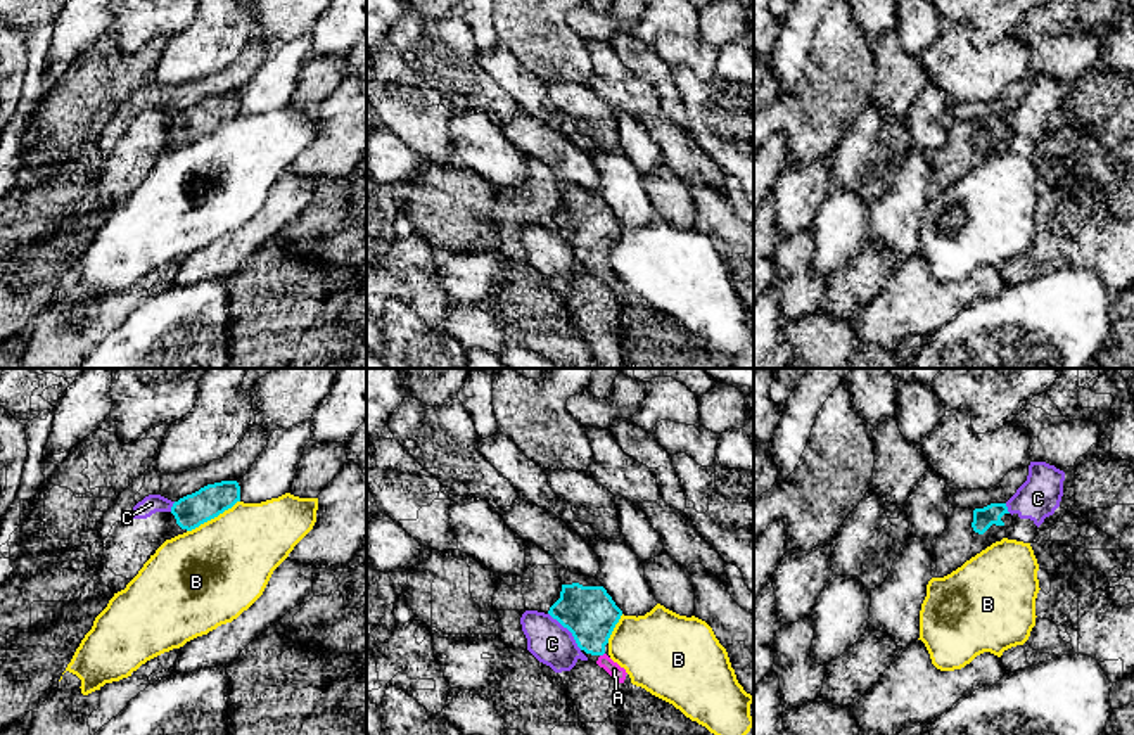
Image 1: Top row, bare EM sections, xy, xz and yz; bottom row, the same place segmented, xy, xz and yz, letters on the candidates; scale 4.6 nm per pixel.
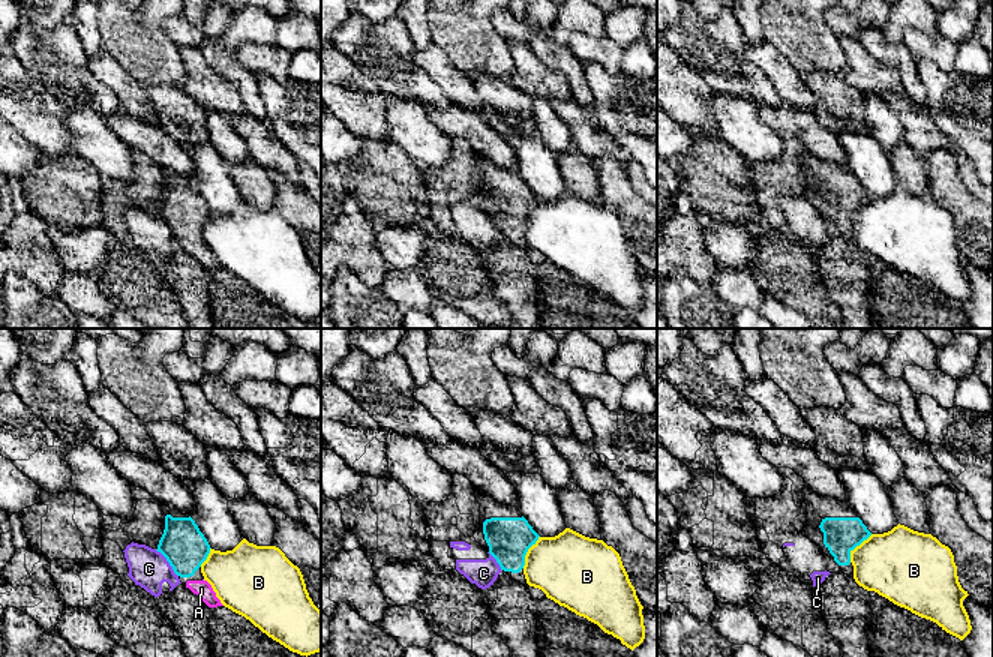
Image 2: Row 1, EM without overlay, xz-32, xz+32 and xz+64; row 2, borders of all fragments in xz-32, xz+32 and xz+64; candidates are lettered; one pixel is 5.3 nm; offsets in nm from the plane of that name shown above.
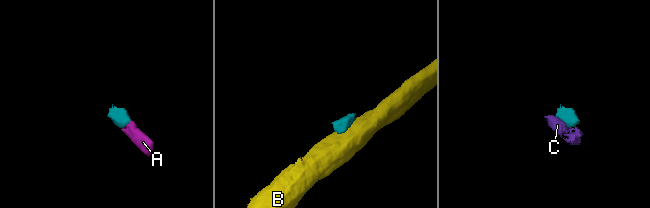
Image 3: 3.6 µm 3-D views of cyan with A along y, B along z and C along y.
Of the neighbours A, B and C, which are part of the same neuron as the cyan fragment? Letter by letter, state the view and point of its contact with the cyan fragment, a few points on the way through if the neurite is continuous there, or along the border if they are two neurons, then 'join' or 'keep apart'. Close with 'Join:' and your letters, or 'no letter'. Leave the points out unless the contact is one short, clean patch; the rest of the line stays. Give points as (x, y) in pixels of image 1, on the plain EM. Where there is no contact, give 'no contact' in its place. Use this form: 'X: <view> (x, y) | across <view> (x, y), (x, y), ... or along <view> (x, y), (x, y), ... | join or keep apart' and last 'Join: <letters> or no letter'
A: xz (602, 267) | across xz (588, 225), (592, 253), (602, 267), (614, 282) | join
B: xy (213, 130) | along xy (239, 113), (187, 144) | keep apart
C: xz (567, 241) | along xz (548, 225), (571, 246), (581, 262) | keep apart
Join: A

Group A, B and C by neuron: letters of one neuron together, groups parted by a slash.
A / B / C

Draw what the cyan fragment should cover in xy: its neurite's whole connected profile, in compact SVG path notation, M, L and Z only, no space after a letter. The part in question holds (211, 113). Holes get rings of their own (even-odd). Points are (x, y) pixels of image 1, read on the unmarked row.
M237 93L207 97L175 114L168 133L173 145L178 149L218 130L237 114L240 114L240 99Z

